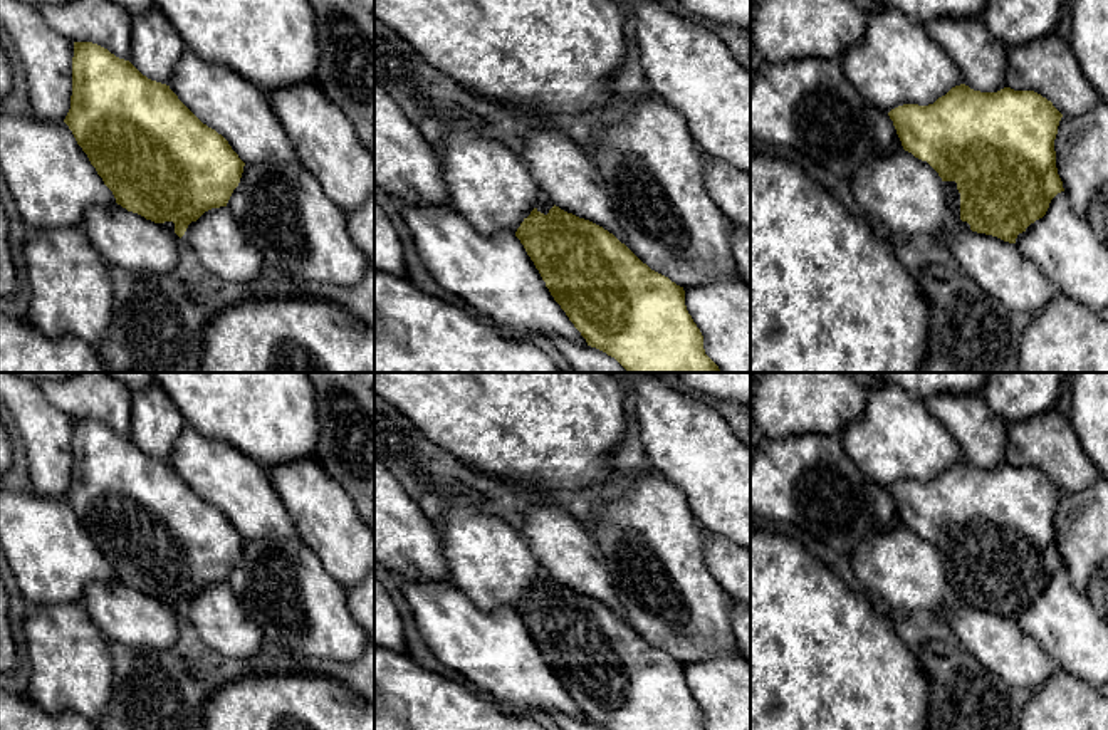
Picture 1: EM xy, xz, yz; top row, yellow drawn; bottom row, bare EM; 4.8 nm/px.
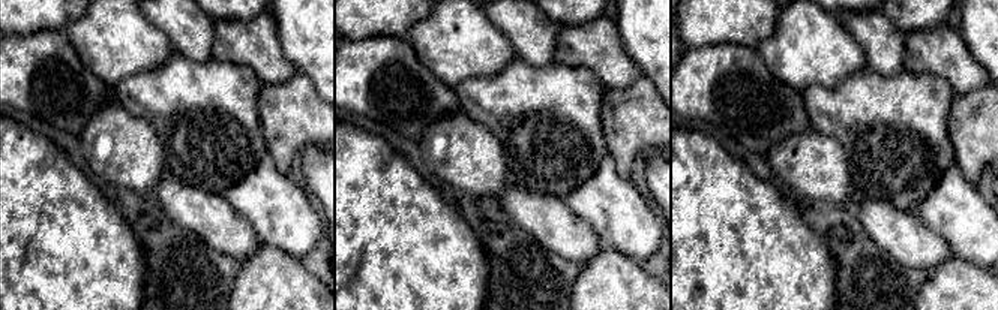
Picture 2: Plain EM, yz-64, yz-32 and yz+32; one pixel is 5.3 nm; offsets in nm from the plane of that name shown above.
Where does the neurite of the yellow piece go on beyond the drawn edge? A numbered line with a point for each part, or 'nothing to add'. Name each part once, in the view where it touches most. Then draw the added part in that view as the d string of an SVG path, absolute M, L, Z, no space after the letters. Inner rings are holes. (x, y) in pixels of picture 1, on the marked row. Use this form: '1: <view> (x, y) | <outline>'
1: yz (952, 197) | M943 181L943 196L954 225L970 230L967 222L960 220L960 193L955 181Z

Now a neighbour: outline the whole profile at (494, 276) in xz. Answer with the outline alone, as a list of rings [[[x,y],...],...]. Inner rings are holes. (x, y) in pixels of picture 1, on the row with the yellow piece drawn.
[[[398,203],[413,237],[418,257],[433,280],[447,292],[463,299],[468,309],[504,334],[527,337],[562,336],[588,346],[586,339],[554,300],[520,240],[509,232],[487,237],[477,232],[452,206],[416,206]]]

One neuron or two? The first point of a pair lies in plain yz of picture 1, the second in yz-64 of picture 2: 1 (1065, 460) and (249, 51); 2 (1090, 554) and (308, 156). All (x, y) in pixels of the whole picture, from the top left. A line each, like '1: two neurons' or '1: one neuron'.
1: one neuron
2: two neurons

